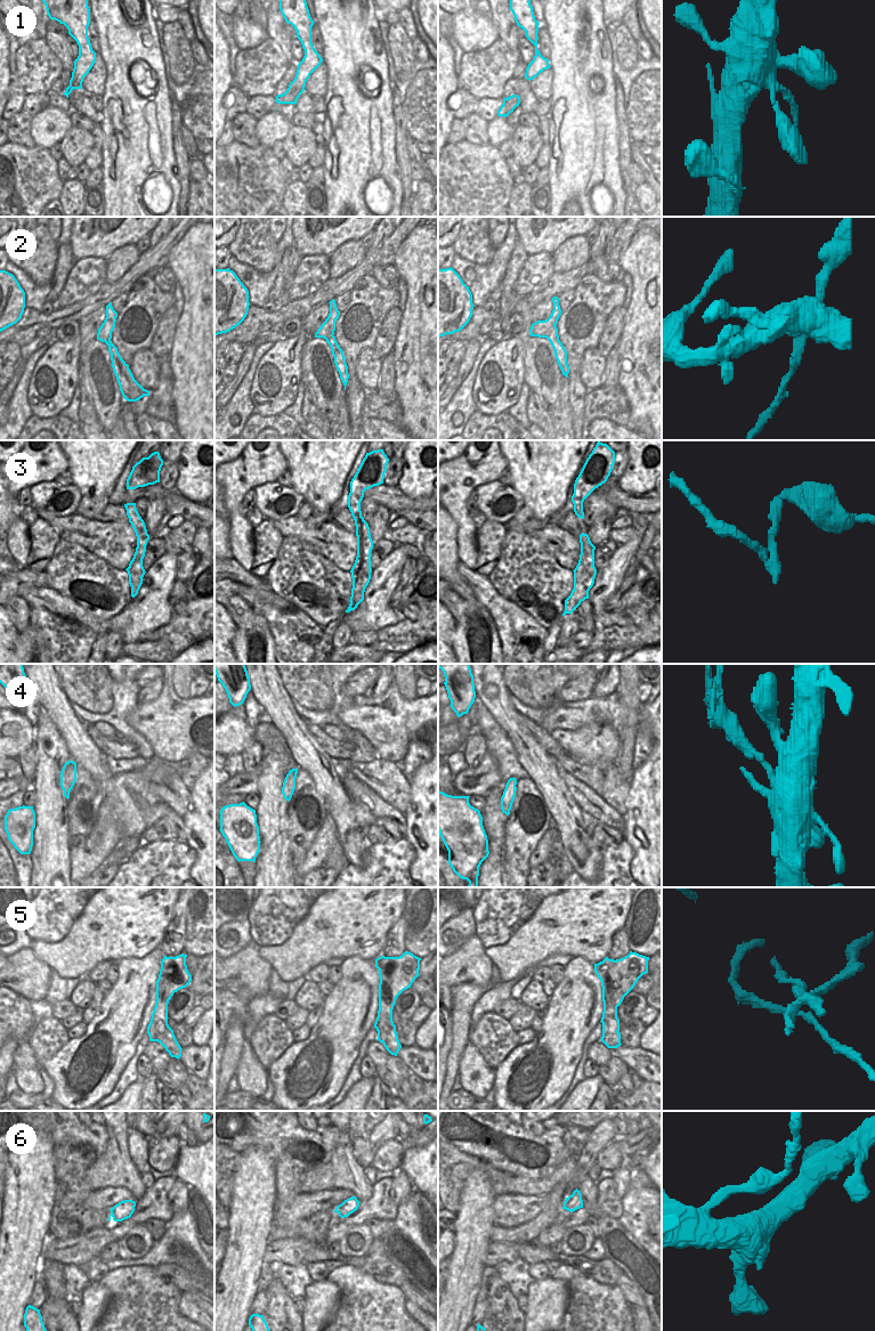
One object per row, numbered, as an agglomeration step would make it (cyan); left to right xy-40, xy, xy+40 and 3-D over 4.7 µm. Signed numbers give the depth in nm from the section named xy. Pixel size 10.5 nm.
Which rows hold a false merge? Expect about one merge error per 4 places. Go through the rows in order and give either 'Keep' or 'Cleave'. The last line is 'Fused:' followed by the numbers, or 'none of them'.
1: Keep
2: Keep
3: Cleave
4: Cleave
5: Cleave
6: Keep
Fused: 3, 4, 5

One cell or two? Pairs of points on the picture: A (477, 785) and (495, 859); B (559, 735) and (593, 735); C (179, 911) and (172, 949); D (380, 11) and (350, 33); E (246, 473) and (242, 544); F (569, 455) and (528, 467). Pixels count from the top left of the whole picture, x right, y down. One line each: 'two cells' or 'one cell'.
A: two cells
B: one cell
C: one cell
D: two cells
E: one cell
F: one cell

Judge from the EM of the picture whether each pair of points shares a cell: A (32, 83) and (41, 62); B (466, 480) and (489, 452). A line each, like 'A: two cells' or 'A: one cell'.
A: one cell
B: one cell

